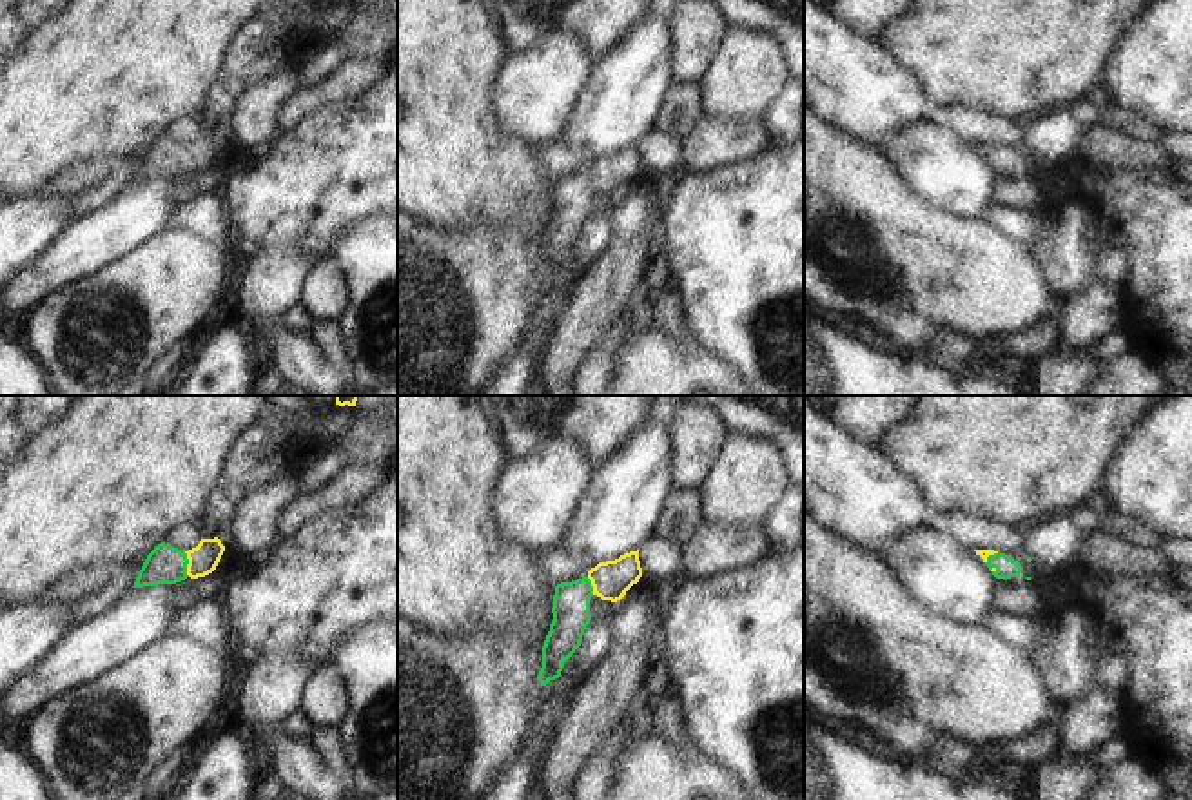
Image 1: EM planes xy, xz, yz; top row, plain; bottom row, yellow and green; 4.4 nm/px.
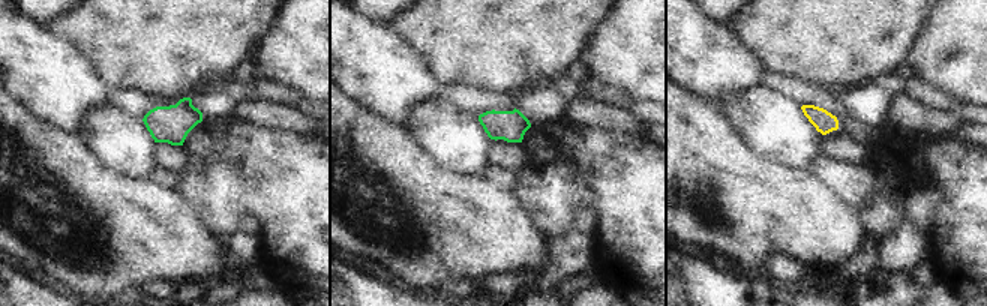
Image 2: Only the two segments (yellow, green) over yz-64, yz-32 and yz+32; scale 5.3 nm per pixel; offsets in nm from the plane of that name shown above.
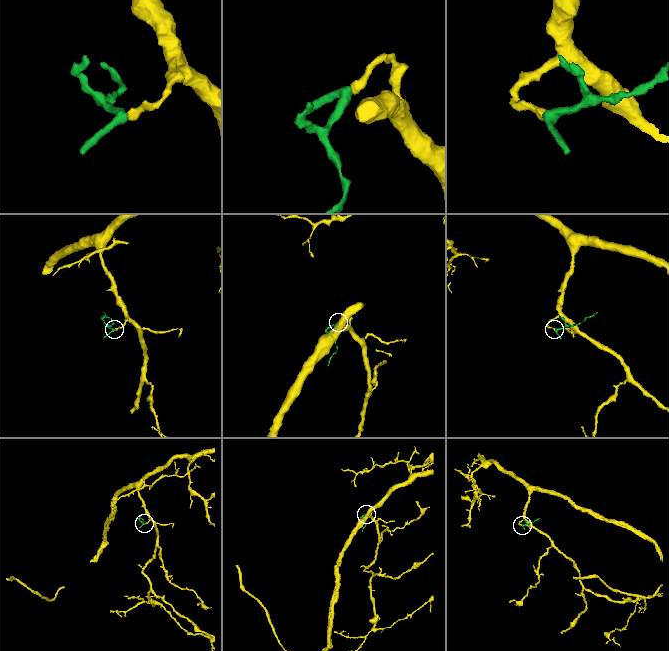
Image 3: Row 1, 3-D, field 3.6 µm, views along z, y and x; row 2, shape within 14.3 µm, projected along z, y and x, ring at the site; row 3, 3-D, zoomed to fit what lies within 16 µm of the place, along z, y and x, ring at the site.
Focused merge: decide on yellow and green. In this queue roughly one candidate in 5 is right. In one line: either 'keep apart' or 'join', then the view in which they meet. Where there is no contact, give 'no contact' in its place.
join | xy

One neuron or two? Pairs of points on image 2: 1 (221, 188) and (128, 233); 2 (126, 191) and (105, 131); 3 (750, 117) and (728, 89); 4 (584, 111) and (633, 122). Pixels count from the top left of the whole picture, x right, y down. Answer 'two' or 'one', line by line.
1: two
2: two
3: two
4: one

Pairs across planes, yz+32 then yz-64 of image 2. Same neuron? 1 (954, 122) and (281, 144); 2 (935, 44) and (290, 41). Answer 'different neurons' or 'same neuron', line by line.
1: different neurons
2: same neuron

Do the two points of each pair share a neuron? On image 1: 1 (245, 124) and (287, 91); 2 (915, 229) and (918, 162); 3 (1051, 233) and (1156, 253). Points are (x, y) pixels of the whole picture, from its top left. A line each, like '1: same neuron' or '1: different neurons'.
1: same neuron
2: different neurons
3: same neuron

